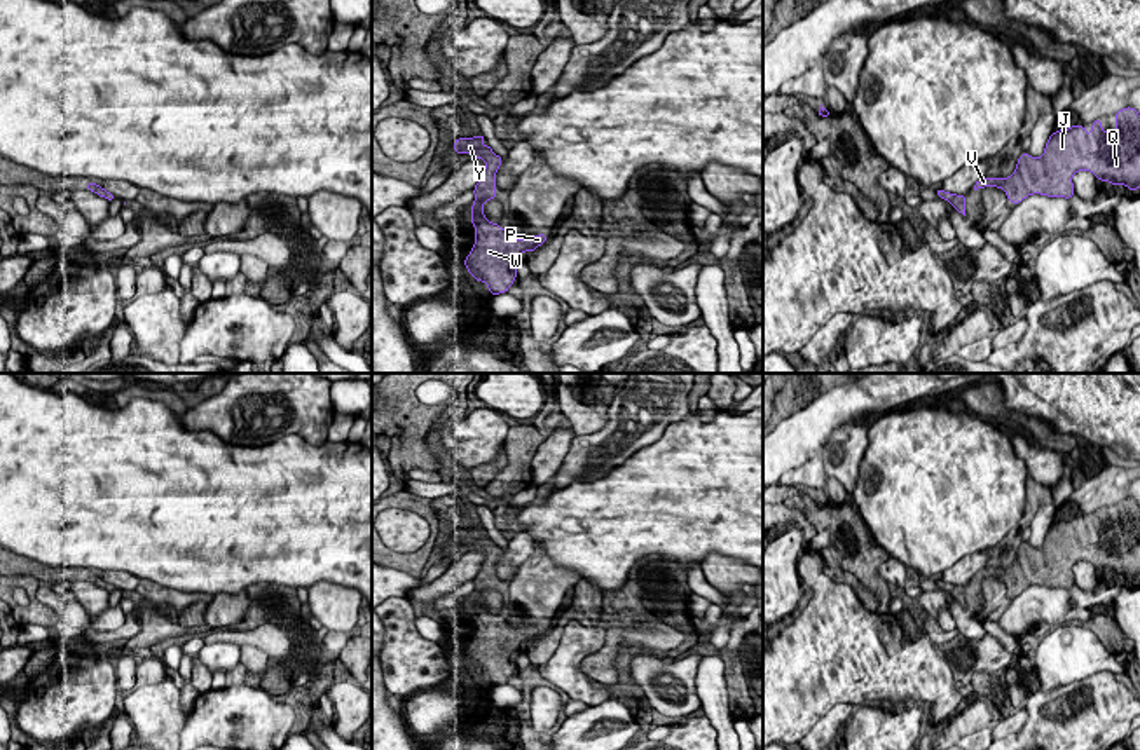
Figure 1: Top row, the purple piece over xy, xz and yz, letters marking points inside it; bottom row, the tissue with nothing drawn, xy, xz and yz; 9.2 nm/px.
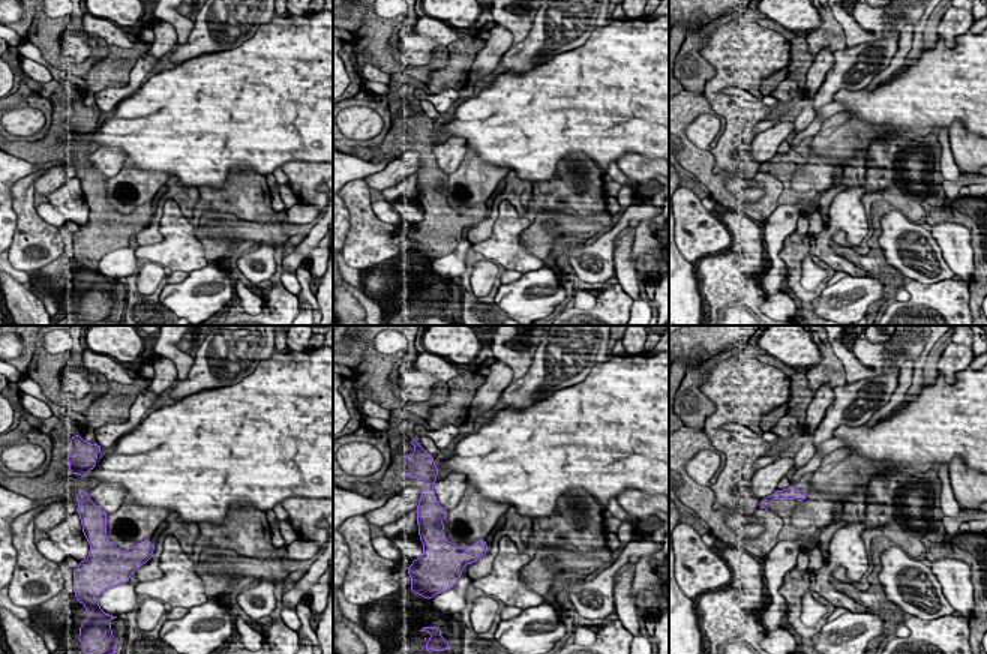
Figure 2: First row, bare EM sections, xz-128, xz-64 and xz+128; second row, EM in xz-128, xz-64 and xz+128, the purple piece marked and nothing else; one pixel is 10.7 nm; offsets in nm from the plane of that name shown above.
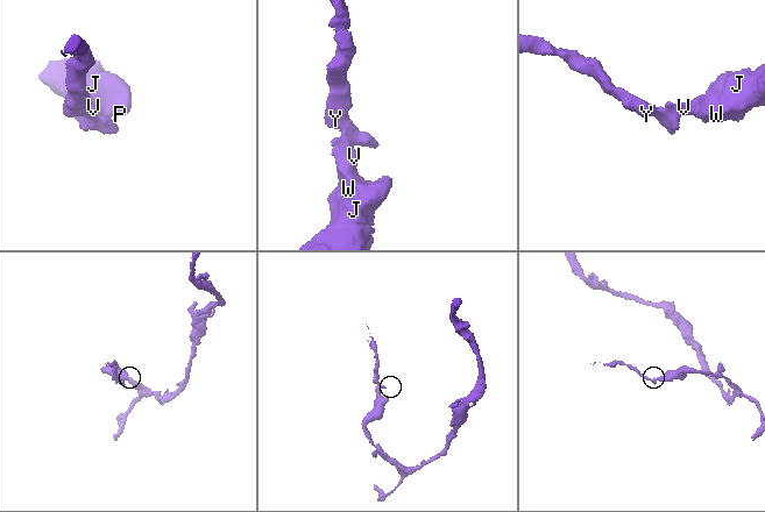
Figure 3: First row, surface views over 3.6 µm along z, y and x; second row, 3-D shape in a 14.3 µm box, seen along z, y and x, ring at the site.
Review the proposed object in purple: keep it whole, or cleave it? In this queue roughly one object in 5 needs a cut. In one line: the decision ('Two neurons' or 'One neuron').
One neuron

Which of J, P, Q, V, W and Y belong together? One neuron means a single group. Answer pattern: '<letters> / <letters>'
J P Q V W Y

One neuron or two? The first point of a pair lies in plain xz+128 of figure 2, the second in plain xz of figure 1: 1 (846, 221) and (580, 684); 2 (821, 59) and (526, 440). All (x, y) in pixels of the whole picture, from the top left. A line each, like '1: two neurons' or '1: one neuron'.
1: one neuron
2: two neurons

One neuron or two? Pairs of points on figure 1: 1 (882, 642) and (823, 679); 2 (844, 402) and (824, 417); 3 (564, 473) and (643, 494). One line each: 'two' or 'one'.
1: one
2: one
3: two

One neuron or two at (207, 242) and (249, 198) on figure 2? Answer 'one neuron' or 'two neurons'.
two neurons

